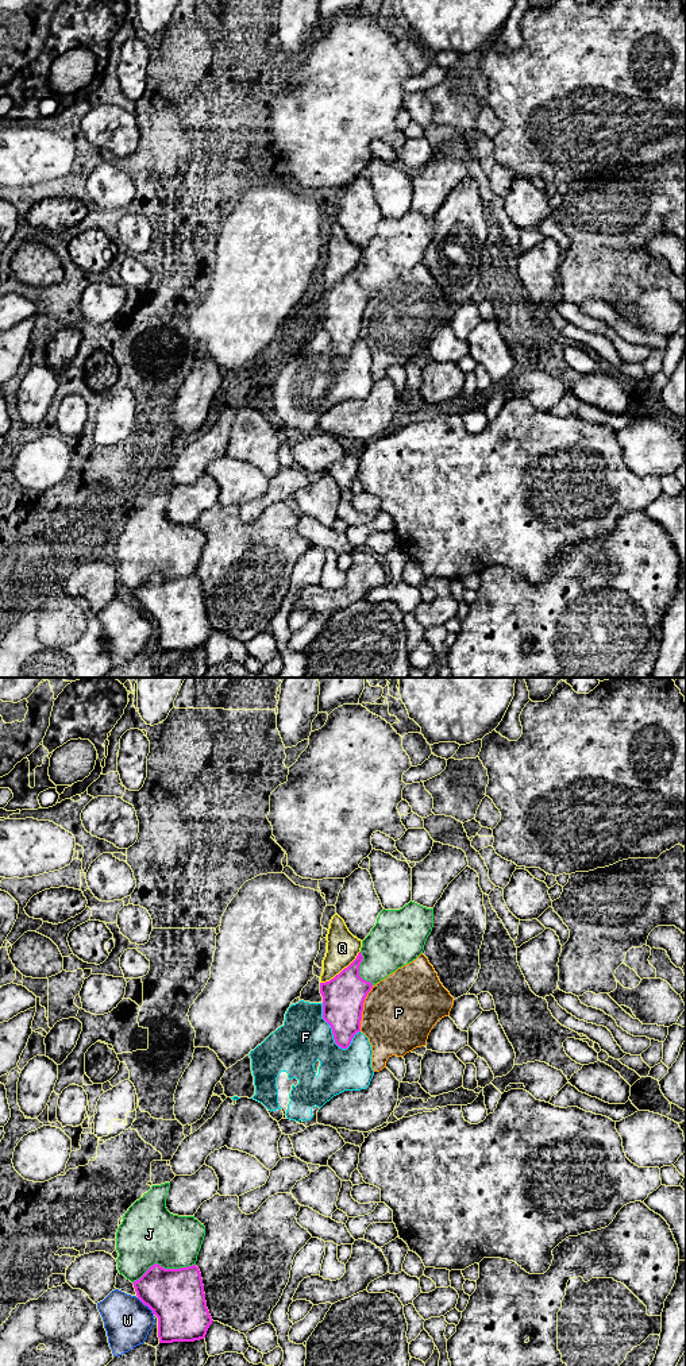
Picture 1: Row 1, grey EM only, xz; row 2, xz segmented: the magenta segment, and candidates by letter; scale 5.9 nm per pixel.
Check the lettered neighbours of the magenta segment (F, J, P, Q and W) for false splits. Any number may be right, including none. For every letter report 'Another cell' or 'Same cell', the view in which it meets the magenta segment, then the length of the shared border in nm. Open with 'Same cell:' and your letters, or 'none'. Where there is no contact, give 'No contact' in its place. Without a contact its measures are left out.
Same cell: none
F: Another cell. Touches magenta in xz. Shared border 320 nm
J: Another cell. Touches magenta in xz. Shared border 400 nm
P: Another cell. Touches magenta in xz. Shared border 280 nm
Q: Another cell. Touches magenta in xz. Shared border 300 nm
W: Another cell. Touches magenta in xz. Shared border 150 nm

